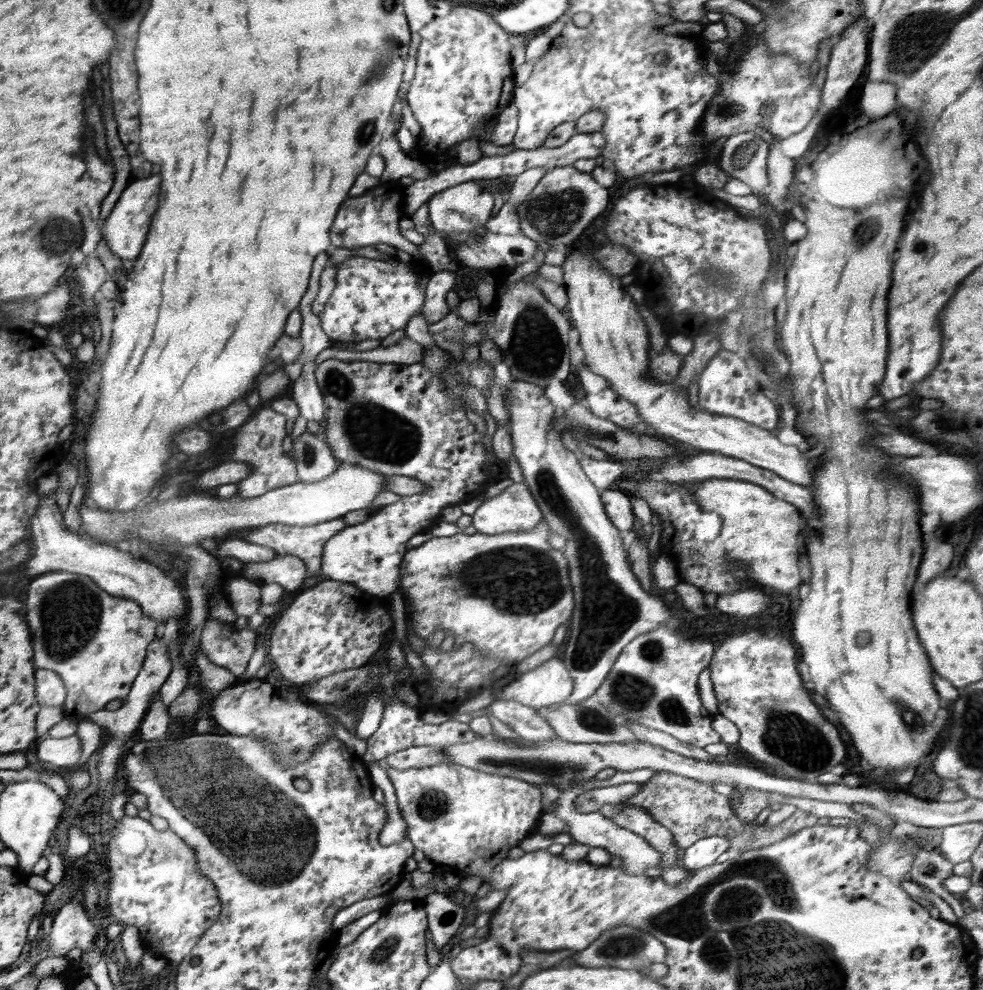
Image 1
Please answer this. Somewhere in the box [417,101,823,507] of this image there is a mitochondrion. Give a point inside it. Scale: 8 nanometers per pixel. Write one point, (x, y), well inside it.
(537, 346)

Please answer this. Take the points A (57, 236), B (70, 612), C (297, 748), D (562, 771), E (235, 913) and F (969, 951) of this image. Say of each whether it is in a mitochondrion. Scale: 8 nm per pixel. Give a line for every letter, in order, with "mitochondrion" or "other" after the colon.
A: mitochondrion
B: mitochondrion
C: mitochondrion
D: mitochondrion
E: other
F: other

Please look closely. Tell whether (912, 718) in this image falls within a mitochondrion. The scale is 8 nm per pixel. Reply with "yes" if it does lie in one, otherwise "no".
yes

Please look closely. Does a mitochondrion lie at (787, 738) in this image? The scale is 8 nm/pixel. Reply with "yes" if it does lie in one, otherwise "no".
yes

